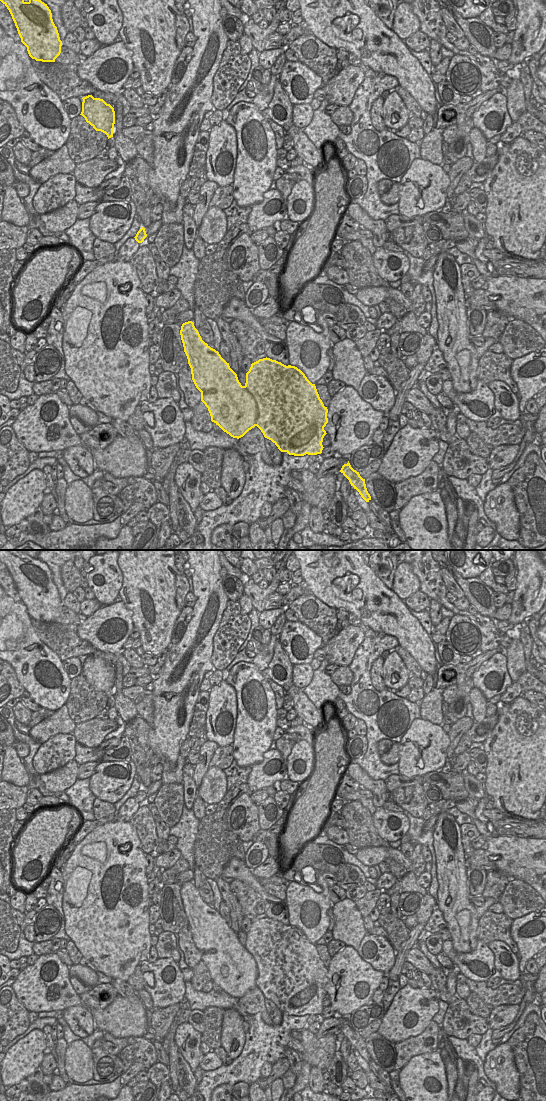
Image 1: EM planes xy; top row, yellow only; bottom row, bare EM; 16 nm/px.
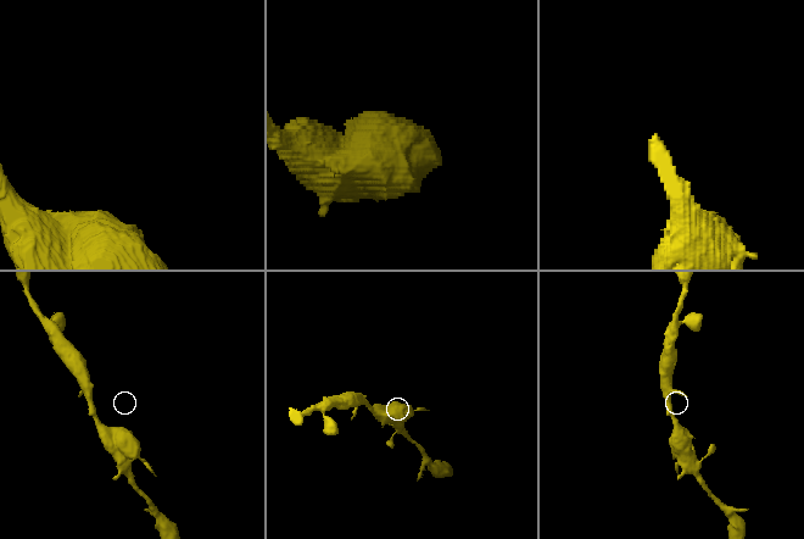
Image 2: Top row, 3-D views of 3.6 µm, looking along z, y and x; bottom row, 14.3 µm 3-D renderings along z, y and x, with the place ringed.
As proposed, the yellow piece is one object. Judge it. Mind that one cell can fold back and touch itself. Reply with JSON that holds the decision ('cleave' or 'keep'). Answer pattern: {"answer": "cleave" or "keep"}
{"answer": "cleave"}

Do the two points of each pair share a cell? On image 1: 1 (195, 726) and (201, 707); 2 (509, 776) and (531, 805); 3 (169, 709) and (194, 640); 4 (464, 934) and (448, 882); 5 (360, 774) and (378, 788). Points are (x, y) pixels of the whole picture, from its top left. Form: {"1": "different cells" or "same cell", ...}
{"1": "same cell", "2": "same cell", "3": "same cell", "4": "same cell", "5": "same cell"}

